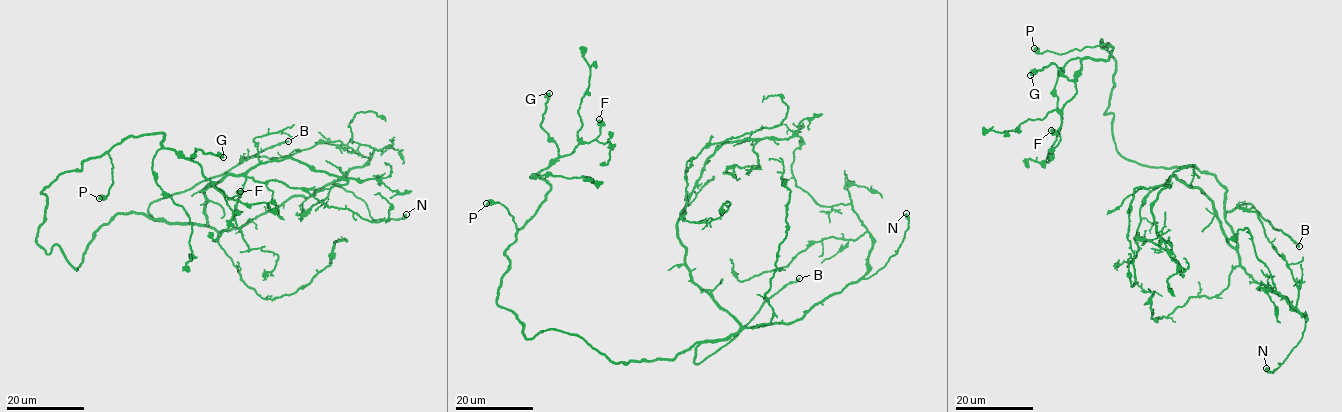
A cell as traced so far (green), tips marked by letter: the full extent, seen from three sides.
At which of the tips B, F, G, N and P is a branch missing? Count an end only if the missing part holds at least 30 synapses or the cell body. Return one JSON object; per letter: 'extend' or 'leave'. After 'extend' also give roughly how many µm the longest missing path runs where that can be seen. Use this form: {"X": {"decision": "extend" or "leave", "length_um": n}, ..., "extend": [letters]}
{"B": {"decision": "extend", "length_um": 45}, "F": {"decision": "leave"}, "G": {"decision": "extend", "length_um": 40}, "N": {"decision": "leave"}, "P": {"decision": "leave"}, "extend": ["B", "G"]}

